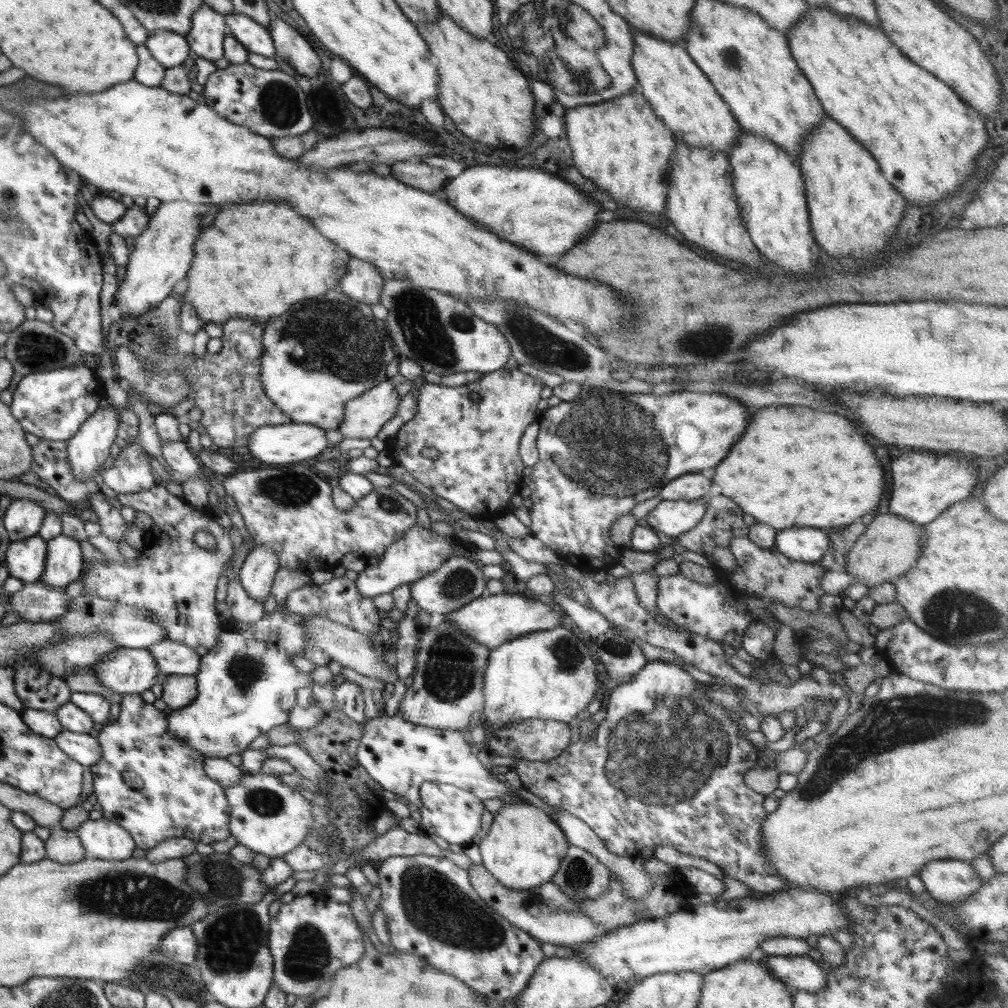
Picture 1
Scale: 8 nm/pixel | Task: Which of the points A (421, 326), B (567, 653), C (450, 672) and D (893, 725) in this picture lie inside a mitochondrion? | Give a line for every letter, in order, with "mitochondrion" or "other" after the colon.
A: mitochondrion
B: mitochondrion
C: mitochondrion
D: mitochondrion

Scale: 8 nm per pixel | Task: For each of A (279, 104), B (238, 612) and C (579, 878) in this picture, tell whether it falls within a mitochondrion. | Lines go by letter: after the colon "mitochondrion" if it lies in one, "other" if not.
A: mitochondrion
B: other
C: mitochondrion

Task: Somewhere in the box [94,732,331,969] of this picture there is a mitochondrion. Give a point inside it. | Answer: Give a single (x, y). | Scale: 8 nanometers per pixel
(219, 881)

